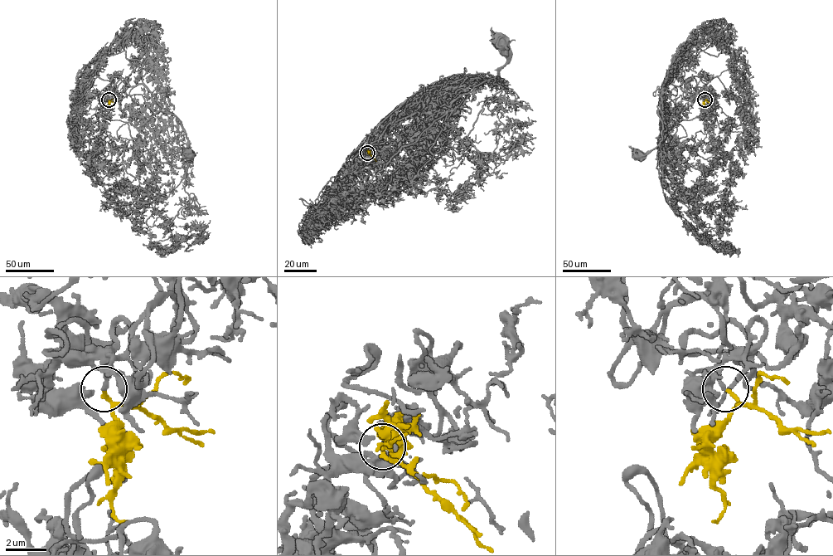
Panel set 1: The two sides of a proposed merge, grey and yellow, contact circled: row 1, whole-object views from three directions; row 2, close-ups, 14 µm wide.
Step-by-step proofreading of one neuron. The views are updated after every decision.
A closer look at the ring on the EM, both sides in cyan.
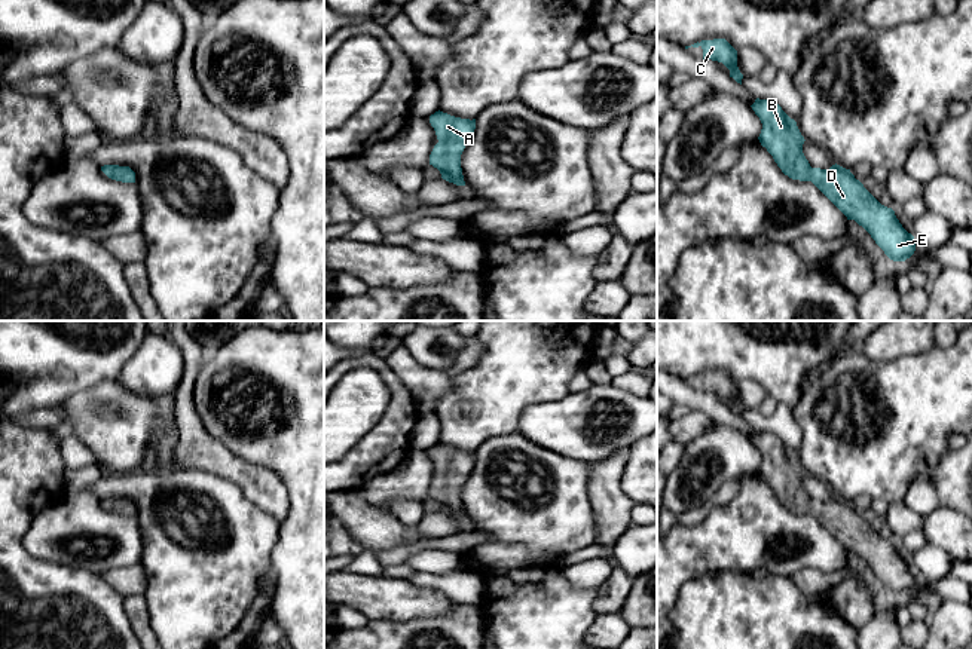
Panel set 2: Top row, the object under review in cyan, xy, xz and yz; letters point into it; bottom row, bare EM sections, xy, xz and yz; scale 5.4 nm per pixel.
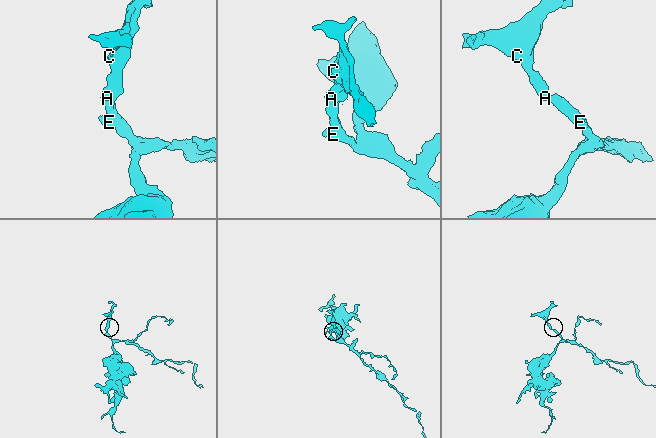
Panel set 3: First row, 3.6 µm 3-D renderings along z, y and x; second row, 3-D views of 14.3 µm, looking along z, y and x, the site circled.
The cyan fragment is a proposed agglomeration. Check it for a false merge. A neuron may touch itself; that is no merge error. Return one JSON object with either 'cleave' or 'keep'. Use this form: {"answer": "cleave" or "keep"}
{"answer": "keep"}

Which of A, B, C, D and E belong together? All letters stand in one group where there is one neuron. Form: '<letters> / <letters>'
A B C D E

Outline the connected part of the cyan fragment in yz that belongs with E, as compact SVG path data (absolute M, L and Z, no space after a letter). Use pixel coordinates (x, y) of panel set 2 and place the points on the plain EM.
M756 431L751 440L762 456L758 472L785 508L811 514L847 552L862 558L890 593L905 594L914 587L914 569L902 560L895 544L881 538L850 502L837 496L829 502L810 499L797 454L776 434Z

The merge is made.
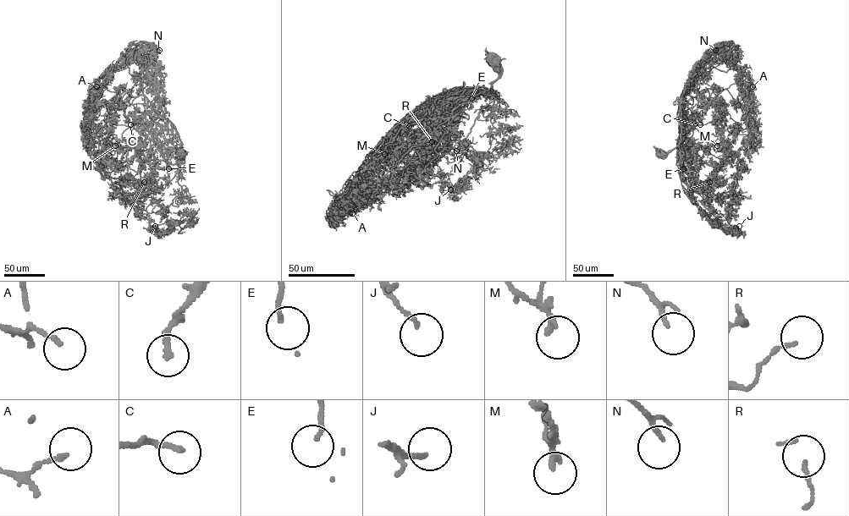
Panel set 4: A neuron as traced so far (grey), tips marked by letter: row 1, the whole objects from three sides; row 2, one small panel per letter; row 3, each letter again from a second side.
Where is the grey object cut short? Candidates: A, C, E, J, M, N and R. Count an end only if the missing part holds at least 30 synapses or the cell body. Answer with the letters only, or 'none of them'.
none of them

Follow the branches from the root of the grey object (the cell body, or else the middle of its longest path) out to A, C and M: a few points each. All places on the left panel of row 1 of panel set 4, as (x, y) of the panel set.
A: (180, 155), (184, 150), (175, 127), (144, 96), (133, 96), (122, 88), (108, 91), (96, 79), (96, 86)
C: (180, 155), (184, 150), (179, 145), (169, 147), (161, 143), (137, 120), (130, 124)
M: (180, 155), (184, 150), (179, 145), (168, 147), (146, 129), (129, 145), (119, 148), (115, 145)

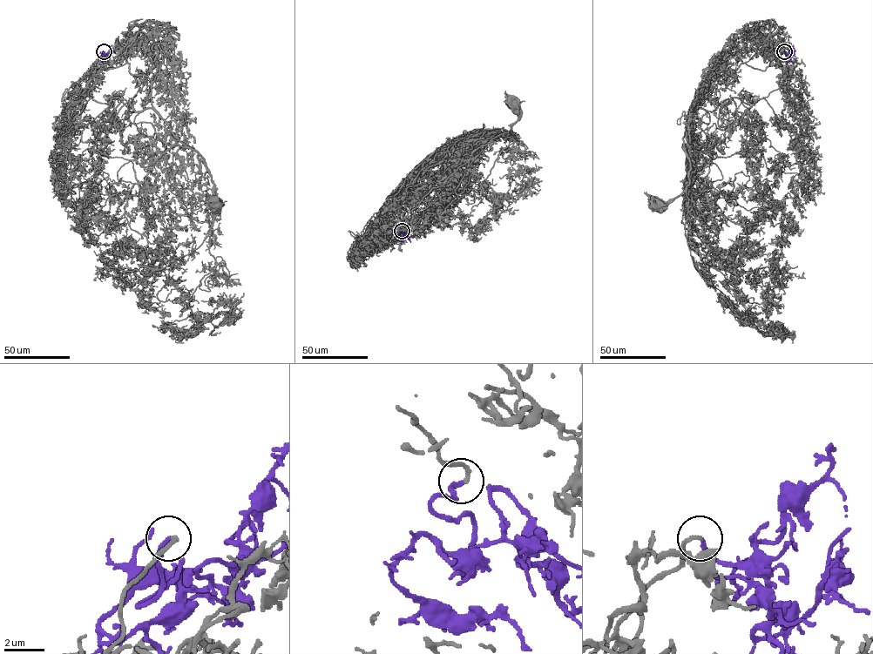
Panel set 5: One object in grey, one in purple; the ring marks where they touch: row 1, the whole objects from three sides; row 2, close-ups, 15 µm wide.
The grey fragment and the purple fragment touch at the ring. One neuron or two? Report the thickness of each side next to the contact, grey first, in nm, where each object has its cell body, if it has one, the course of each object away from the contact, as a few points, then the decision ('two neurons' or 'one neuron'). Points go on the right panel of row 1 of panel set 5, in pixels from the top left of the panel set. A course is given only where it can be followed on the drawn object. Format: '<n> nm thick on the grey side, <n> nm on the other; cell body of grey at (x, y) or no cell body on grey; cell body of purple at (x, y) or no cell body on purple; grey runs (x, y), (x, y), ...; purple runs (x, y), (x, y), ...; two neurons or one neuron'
200 nm thick on the grey side, 190 nm on the other; cell body of grey at (655, 206); no cell body on purple; grey runs (785, 51), (781, 66), (761, 70), (742, 63), (713, 77), (683, 138), (689, 184), (656, 205); purple runs (784, 51), (786, 56), (788, 53), (788, 57), (793, 54), (795, 56); one neuron

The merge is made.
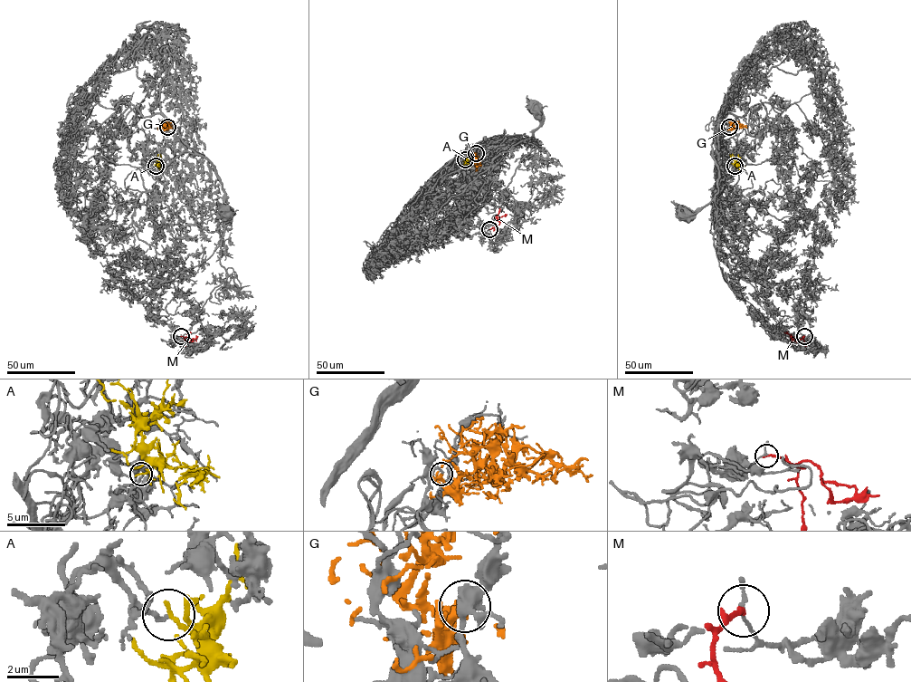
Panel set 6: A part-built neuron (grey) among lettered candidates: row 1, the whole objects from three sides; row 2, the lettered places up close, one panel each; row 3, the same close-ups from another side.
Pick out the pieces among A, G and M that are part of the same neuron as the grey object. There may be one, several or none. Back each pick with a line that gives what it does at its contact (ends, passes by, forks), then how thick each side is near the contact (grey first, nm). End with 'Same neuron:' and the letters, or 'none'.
Same neuron: none

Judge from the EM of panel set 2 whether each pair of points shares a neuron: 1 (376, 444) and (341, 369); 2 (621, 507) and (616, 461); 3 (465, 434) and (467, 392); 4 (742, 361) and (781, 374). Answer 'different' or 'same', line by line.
1: same
2: same
3: same
4: same

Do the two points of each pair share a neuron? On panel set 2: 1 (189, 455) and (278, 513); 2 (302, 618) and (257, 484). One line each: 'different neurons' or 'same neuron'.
1: same neuron
2: different neurons

